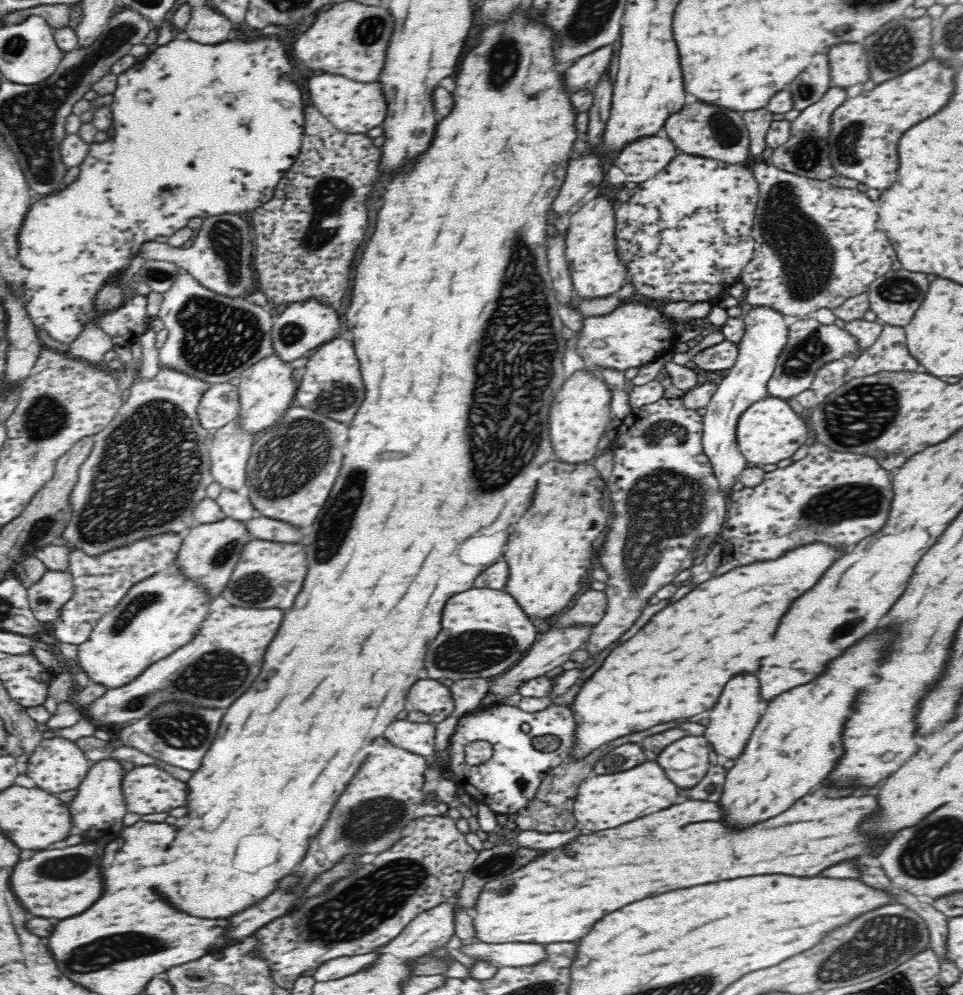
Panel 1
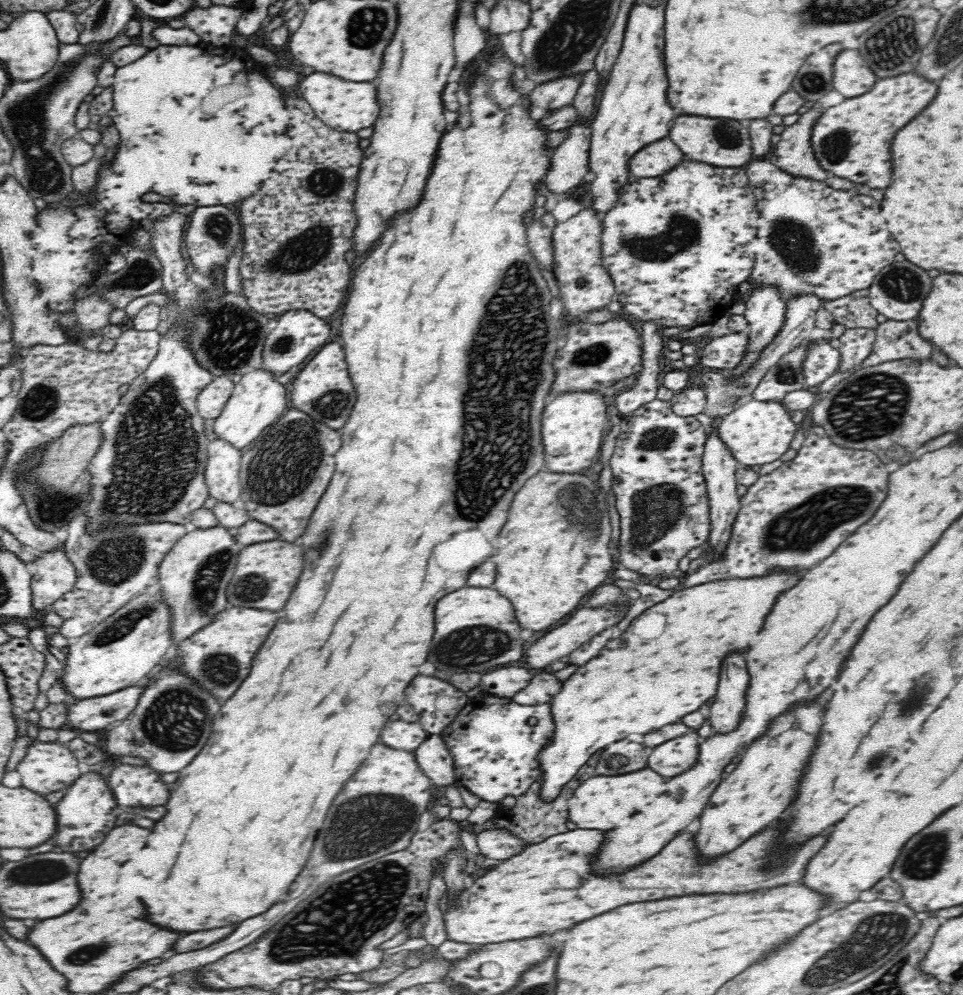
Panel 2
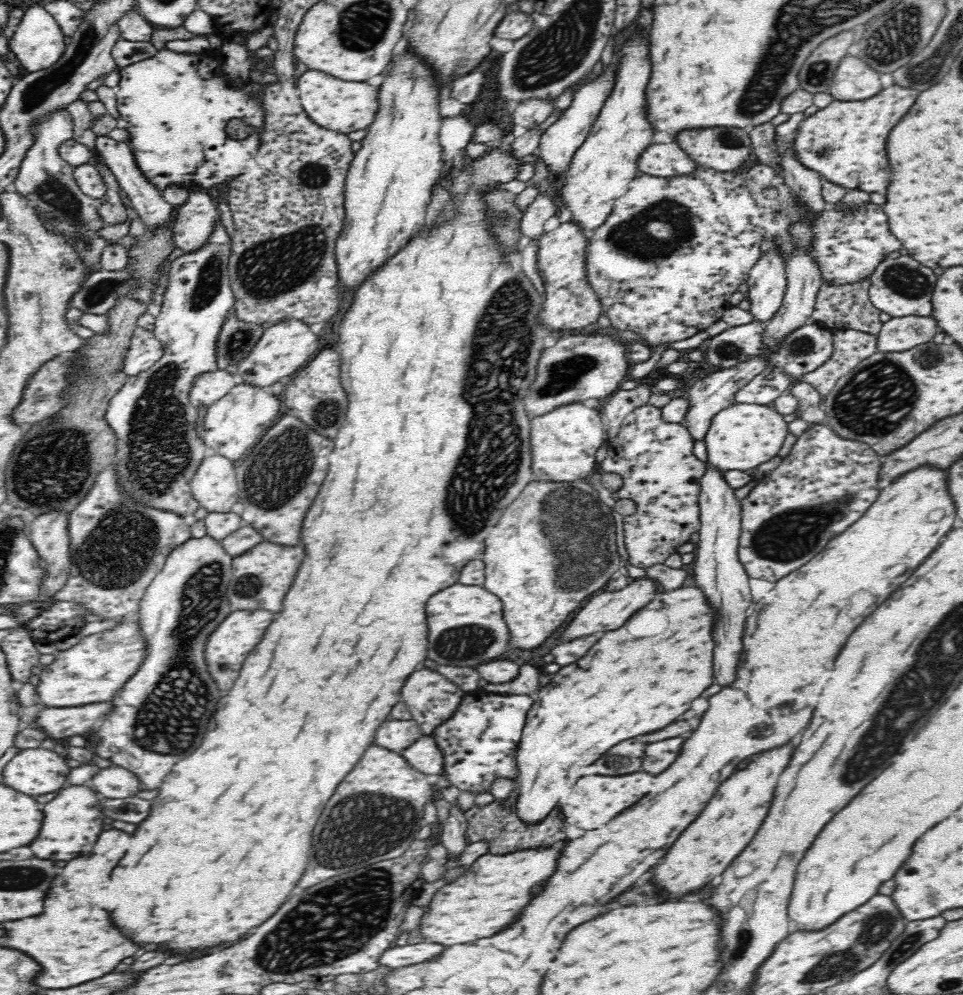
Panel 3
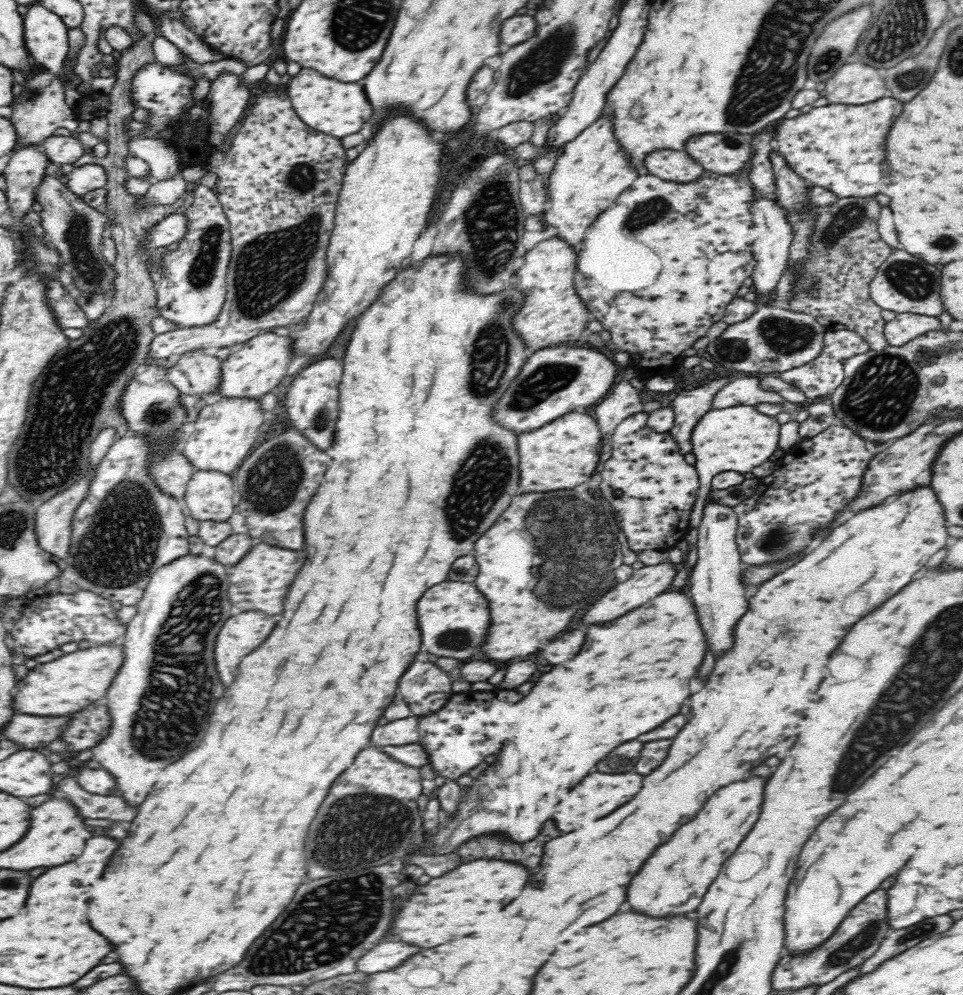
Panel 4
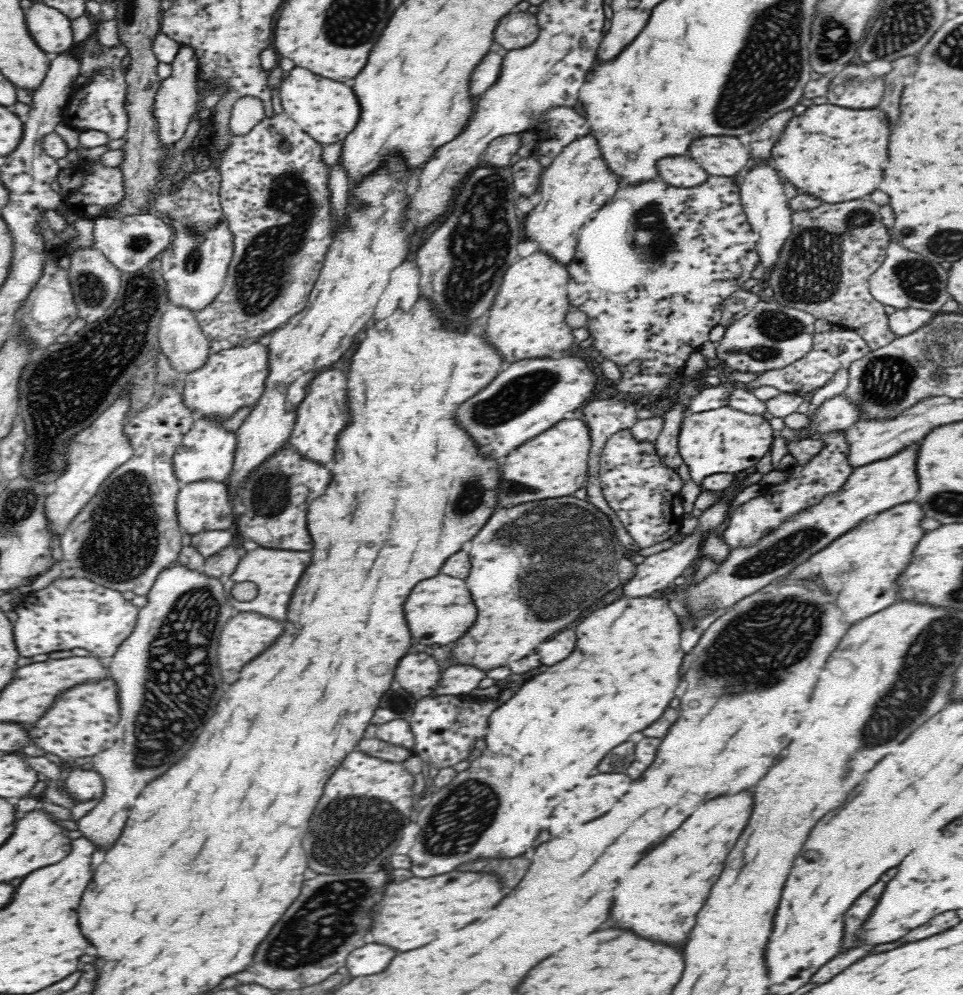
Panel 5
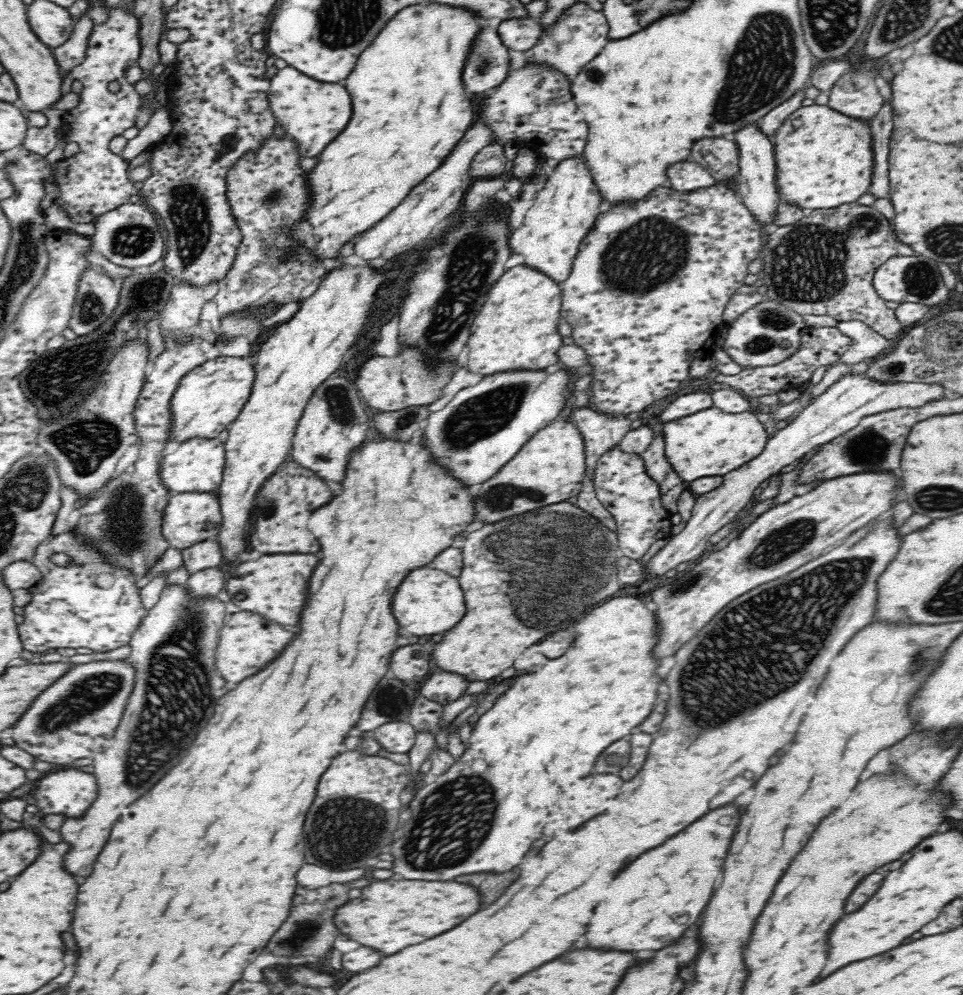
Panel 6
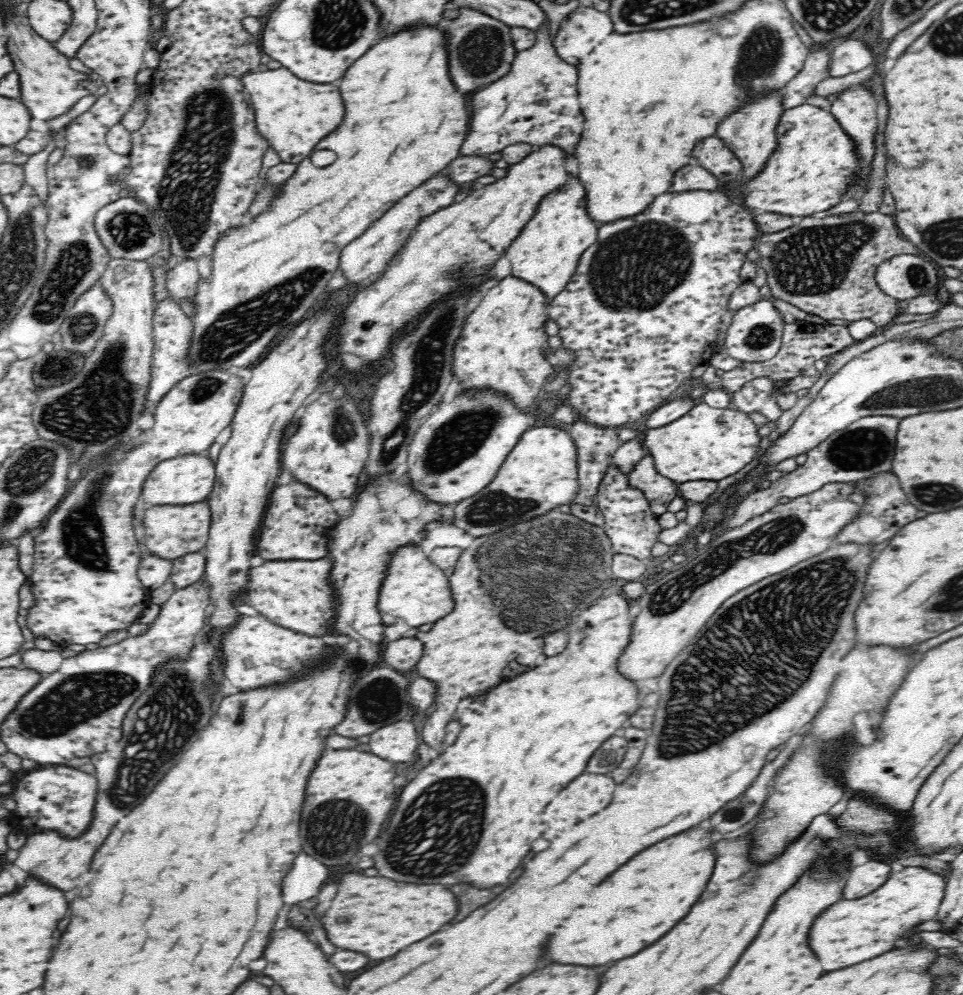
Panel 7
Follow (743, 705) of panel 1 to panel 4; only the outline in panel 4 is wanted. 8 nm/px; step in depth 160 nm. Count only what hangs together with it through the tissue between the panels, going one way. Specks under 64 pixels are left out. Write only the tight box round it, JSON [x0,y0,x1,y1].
[689,489,748,658]

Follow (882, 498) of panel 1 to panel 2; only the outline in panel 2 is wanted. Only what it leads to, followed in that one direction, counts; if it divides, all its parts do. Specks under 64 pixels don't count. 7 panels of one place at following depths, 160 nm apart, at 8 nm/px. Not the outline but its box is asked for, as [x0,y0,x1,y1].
[679,425,889,588]

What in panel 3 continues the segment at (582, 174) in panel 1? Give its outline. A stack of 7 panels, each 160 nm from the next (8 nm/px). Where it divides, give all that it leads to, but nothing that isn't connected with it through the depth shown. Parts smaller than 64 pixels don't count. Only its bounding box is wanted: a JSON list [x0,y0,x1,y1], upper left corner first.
[539,66,616,176]

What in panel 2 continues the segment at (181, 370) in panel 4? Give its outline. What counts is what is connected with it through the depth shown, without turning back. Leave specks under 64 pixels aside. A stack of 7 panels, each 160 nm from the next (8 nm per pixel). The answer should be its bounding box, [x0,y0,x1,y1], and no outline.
[197,376,234,421]

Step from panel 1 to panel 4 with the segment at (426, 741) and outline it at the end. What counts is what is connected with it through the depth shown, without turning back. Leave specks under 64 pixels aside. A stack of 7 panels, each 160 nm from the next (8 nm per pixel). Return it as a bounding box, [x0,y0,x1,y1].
[372,716,420,746]

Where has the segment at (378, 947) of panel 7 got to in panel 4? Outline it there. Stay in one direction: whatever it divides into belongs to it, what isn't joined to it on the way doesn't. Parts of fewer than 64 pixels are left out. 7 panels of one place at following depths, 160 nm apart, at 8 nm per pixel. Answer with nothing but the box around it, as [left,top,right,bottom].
[392,858,530,948]

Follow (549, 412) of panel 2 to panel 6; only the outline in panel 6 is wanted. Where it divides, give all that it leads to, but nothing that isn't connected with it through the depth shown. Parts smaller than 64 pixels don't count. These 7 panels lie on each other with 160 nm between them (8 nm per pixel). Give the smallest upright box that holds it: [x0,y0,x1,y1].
[472,422,586,522]

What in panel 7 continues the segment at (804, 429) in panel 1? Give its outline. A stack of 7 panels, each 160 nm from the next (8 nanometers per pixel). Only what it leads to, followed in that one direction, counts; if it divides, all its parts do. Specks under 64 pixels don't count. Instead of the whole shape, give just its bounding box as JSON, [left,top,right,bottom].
[642,401,763,484]

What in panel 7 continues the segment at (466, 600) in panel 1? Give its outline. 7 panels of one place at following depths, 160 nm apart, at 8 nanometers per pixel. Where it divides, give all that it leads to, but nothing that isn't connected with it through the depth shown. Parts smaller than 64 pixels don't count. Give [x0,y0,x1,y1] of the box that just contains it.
[377,546,455,629]

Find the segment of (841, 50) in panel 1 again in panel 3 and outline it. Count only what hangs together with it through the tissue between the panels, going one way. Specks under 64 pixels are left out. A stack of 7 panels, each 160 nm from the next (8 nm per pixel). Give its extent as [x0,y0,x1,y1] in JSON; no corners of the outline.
[829,56,880,101]

